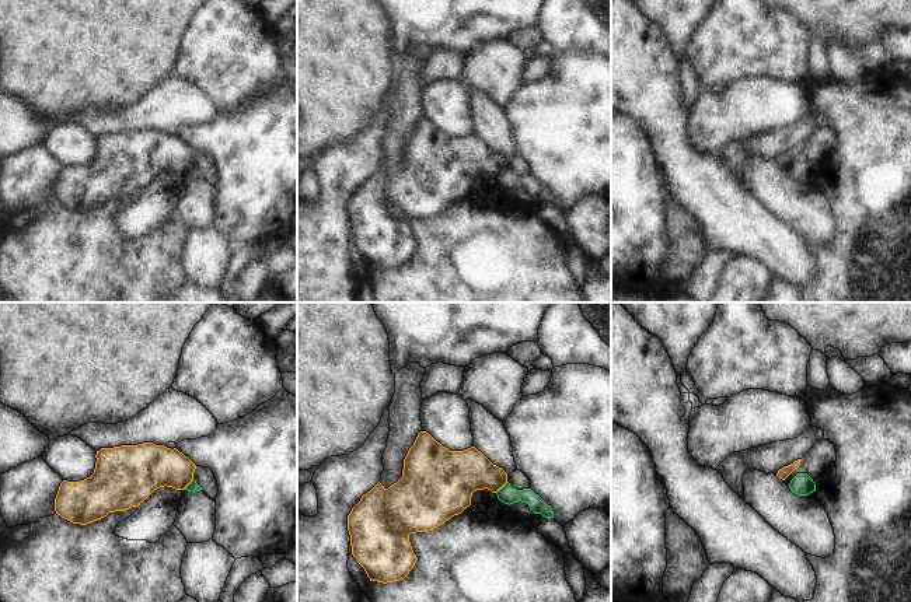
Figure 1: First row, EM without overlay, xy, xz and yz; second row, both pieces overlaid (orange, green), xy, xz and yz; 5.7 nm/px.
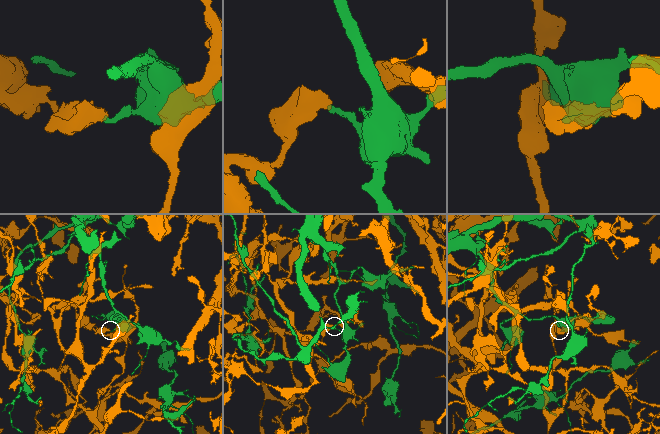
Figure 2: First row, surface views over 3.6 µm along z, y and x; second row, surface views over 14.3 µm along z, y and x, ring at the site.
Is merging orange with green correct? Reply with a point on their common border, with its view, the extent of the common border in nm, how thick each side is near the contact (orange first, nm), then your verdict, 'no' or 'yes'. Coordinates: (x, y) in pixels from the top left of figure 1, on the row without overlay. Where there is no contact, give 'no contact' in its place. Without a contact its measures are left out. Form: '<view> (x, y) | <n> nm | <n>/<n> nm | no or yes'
xz (501, 174) | 100 nm | 260/100 nm | no

